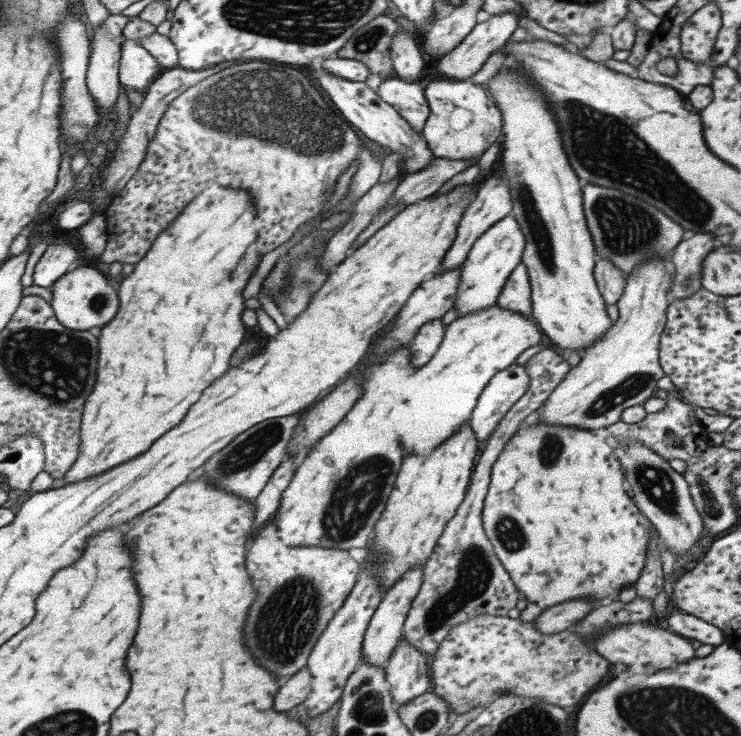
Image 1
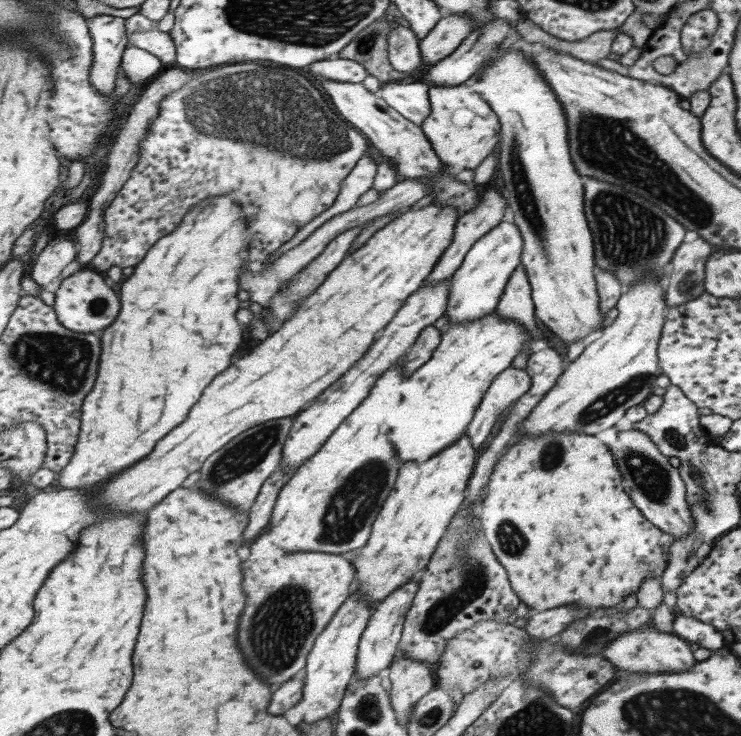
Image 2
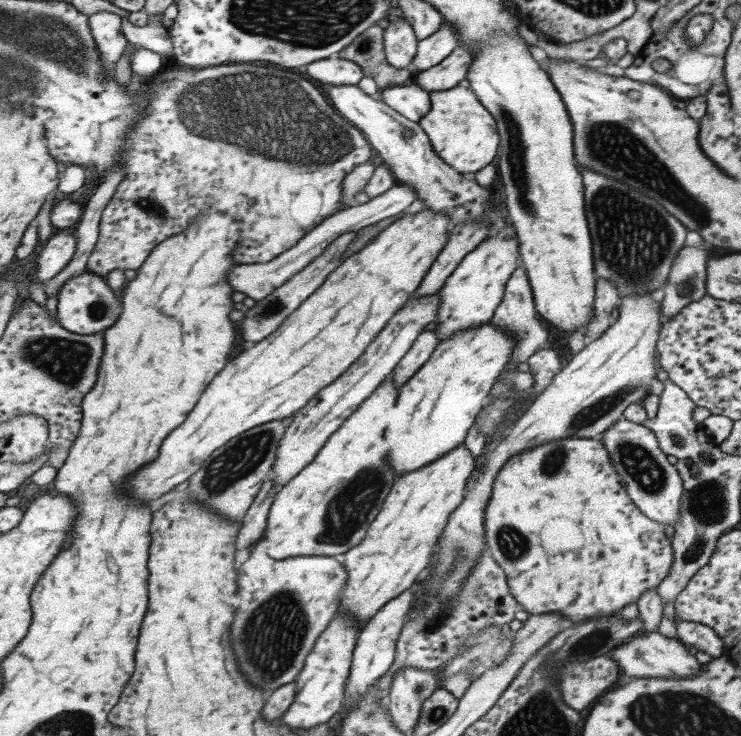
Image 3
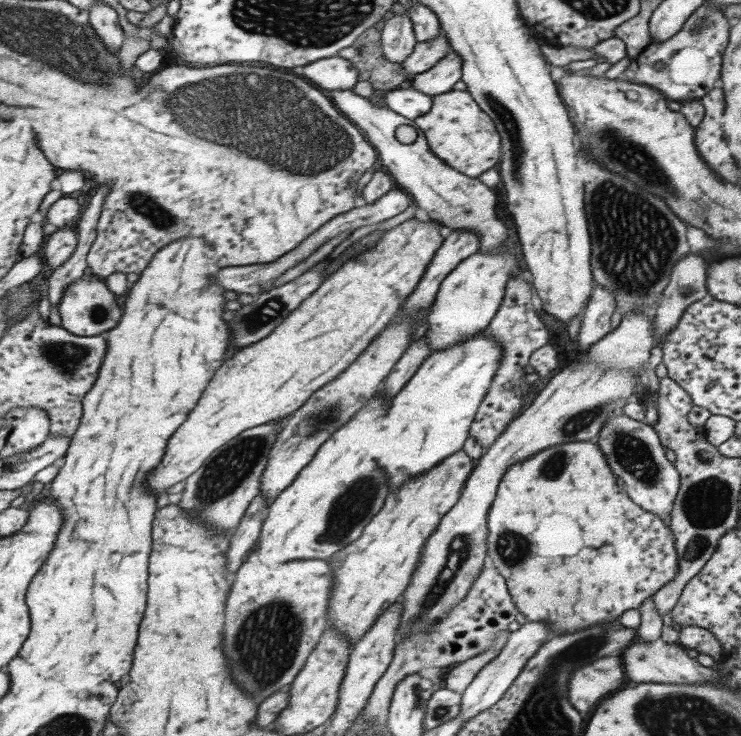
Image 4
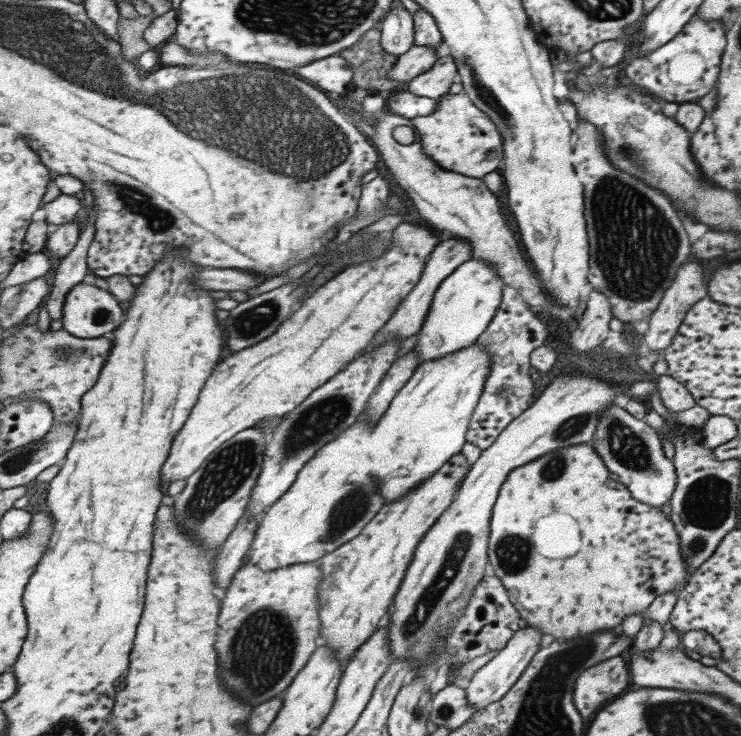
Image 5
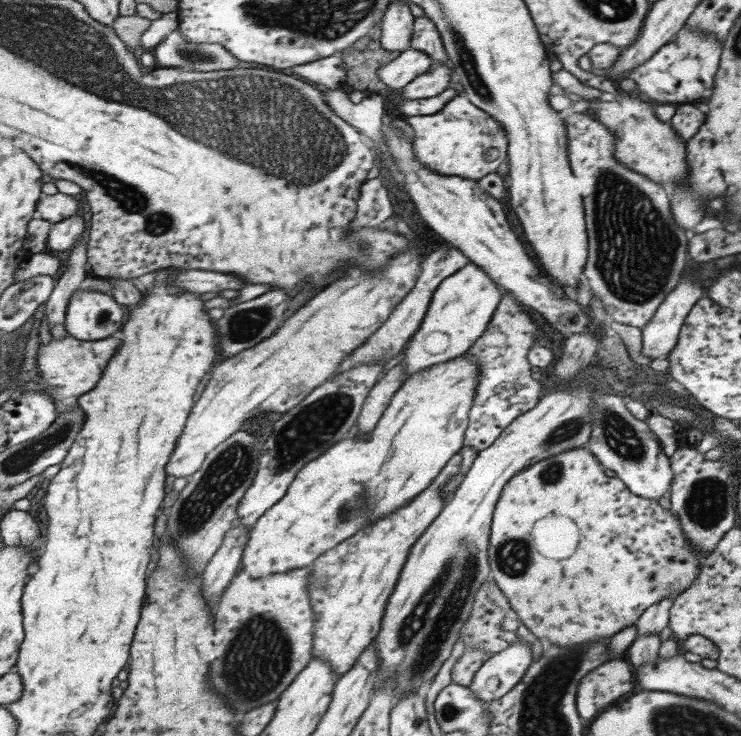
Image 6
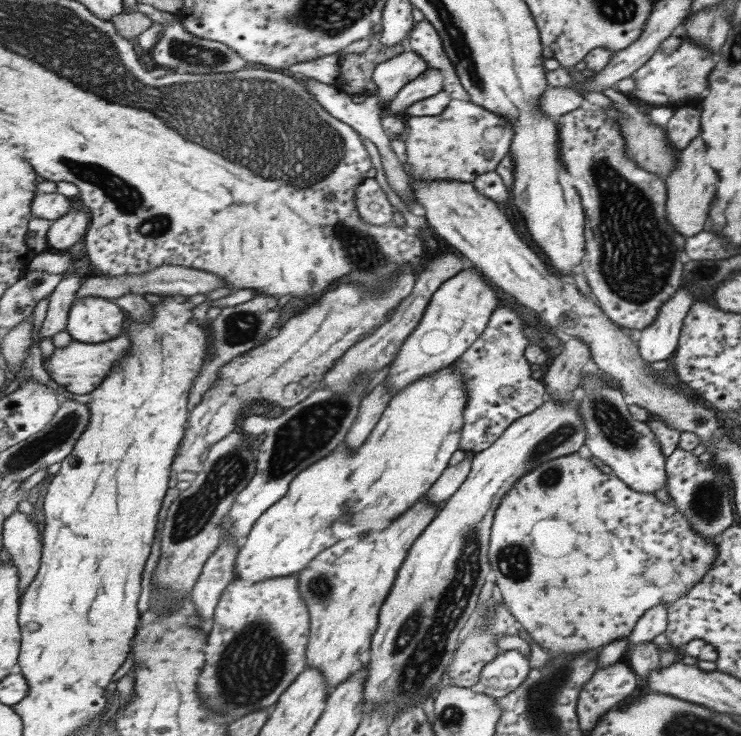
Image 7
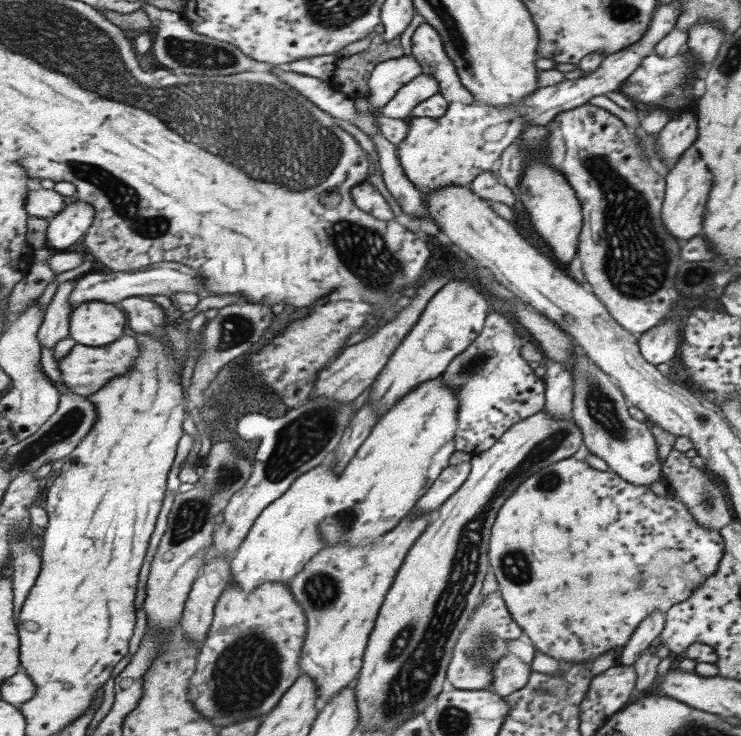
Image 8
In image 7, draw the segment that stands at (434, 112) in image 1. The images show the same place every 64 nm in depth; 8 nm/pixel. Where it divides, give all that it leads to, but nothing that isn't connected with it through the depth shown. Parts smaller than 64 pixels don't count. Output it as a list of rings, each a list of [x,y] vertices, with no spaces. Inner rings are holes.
[[[452,100],[450,106],[440,116],[415,116],[408,120],[408,132],[404,138],[406,165],[410,167],[410,177],[415,181],[458,181],[473,183],[481,174],[496,171],[499,163],[510,152],[514,135],[514,125],[506,116],[492,112],[483,105],[469,100]]]

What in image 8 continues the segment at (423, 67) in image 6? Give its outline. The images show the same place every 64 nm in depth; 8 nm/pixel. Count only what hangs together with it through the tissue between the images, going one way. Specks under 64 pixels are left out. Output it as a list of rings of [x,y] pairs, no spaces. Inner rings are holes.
[[[413,54],[393,58],[379,63],[369,79],[369,90],[366,100],[369,109],[381,111],[394,99],[399,89],[423,73],[423,66]]]

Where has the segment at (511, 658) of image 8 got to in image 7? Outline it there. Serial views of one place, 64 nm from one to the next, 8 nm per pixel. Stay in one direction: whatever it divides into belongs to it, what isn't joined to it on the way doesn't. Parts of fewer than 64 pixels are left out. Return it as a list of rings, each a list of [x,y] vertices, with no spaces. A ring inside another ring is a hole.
[[[505,651],[498,658],[495,658],[493,663],[489,663],[483,668],[482,679],[476,689],[495,698],[507,696],[514,690],[517,690],[529,678],[531,669],[528,657],[525,657],[518,651]]]

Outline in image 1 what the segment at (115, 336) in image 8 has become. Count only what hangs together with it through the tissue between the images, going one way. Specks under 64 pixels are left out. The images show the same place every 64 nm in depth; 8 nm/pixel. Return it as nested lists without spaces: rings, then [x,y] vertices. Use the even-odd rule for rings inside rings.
[[[85,265],[71,270],[62,276],[52,288],[51,304],[55,315],[67,328],[87,331],[91,328],[105,327],[120,309],[117,290],[109,284],[107,276],[93,266]]]

